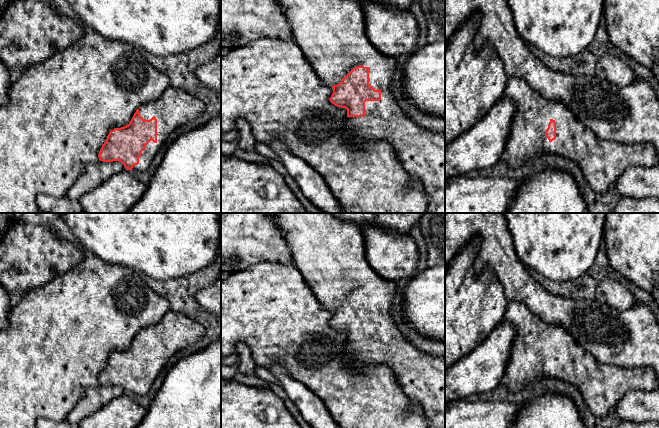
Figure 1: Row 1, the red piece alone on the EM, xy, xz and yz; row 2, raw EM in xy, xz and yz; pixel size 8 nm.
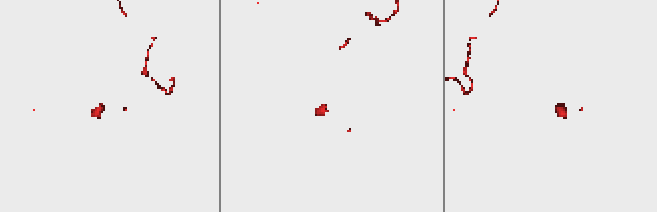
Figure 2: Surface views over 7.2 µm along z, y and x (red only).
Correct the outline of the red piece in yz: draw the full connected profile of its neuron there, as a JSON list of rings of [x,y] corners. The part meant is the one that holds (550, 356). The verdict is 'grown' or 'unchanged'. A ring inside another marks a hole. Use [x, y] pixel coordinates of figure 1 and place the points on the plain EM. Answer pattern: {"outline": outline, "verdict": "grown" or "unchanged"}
{"outline": [[[509,301],[504,319],[516,328],[516,336],[512,343],[511,354],[501,380],[500,386],[508,389],[510,393],[520,391],[527,385],[539,386],[544,377],[551,377],[565,383],[574,385],[583,397],[586,406],[596,417],[604,417],[614,413],[618,401],[631,390],[654,391],[659,389],[656,371],[653,368],[626,369],[610,364],[599,363],[589,352],[587,352],[568,331],[560,325],[546,323],[534,314],[521,301]]], "verdict": "grown"}

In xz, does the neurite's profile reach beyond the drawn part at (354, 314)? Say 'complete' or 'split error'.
split error

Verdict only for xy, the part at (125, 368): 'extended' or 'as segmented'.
extended

